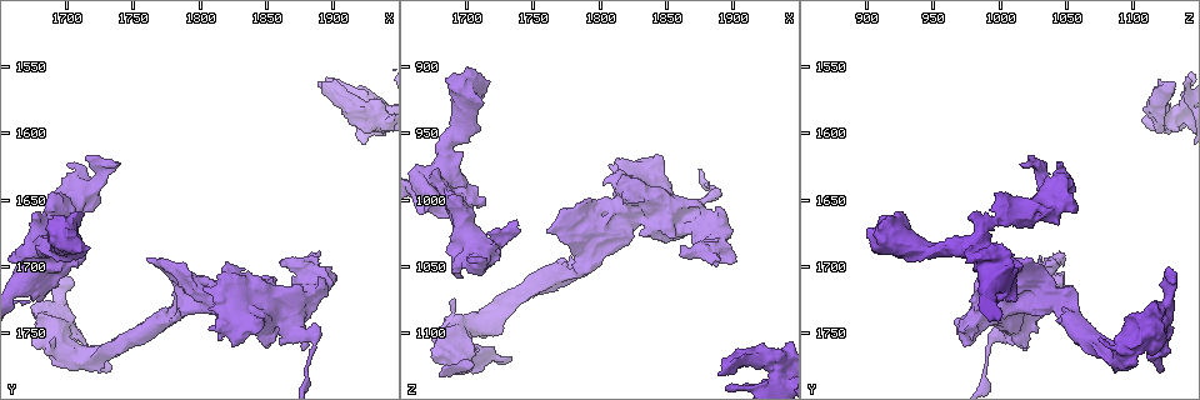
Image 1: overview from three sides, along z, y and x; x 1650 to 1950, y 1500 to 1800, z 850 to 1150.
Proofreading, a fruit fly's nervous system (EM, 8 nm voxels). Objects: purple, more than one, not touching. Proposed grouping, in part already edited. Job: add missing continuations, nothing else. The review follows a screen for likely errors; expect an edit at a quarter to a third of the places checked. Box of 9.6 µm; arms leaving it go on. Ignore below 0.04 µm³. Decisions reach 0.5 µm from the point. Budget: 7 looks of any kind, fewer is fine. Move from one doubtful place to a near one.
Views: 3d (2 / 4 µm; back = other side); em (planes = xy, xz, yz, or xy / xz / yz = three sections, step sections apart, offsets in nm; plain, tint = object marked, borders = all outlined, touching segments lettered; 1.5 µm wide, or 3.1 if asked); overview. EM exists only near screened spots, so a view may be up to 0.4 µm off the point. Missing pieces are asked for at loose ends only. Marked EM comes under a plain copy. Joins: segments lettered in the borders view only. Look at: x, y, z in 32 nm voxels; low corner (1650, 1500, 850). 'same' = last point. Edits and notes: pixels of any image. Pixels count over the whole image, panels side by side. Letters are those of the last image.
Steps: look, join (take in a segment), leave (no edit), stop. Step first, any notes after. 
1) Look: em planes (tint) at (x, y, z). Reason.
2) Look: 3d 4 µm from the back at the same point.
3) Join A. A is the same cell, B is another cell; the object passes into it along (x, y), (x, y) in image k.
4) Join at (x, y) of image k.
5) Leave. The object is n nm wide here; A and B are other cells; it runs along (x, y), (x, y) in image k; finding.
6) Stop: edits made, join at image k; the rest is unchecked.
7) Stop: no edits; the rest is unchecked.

Look: em planes (borders) at (1692, 1668, 1046). Thick end.

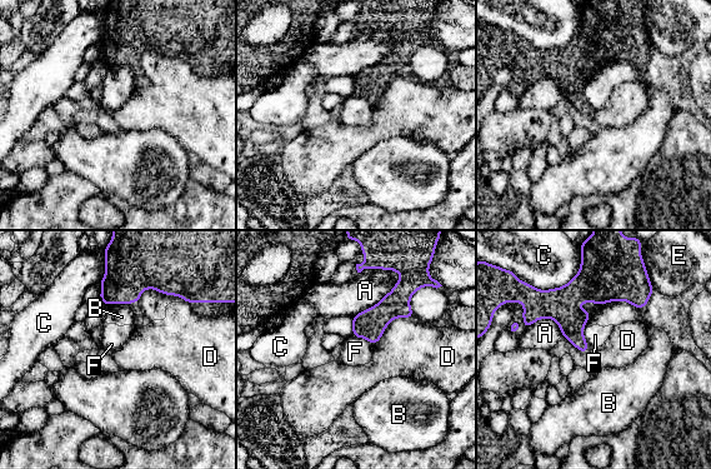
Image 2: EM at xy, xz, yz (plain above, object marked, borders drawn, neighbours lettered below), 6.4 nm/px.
Leave. A, B, C, D, E and F are other cells; it runs along (646, 295), (577, 290), (527, 322) in image 2; none of them fits.

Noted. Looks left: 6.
Look: 3d 2 µm at (1794, 1704, 1000). Free end.

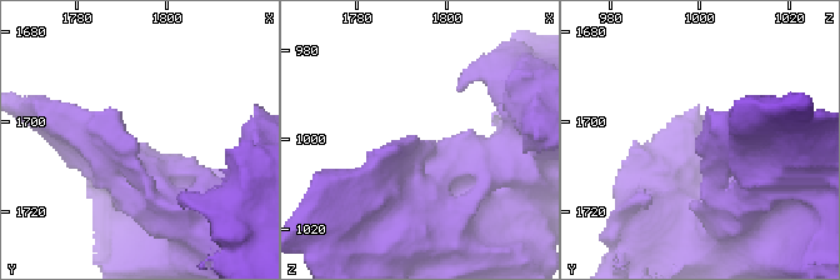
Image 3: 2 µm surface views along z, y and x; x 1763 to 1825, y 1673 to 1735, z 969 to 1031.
Look: em xz step 8 (borders) at (1793, 1706, 999). Need the tissue.

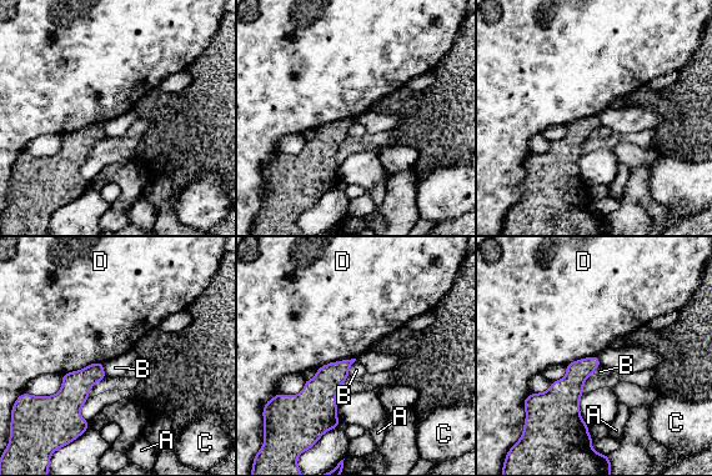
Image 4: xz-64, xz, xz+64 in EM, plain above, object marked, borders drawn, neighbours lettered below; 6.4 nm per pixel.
Look: em planes (borders) at the same point.

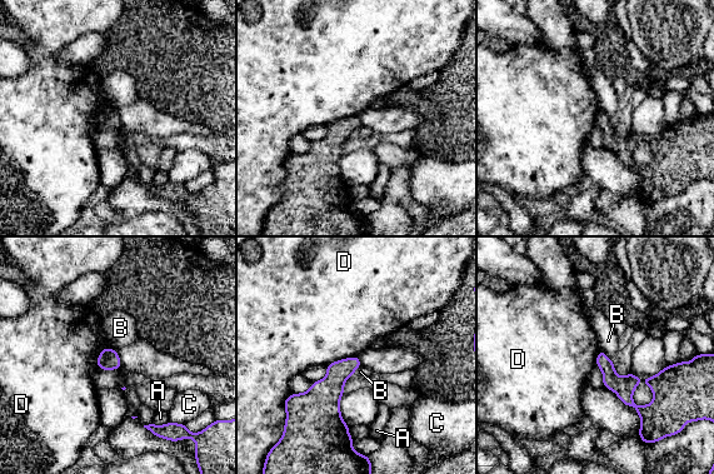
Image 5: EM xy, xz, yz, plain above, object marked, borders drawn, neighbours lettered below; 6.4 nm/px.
Leave. The longest contact is with D, 220 nm; A, B, C and D are other cells; it runs along (599, 358), (618, 380), (660, 380), (672, 370) in image 5; no lettered segment goes on from it.

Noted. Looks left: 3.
Look: em planes (borders) at (1888, 1564, 1132). Stops while still wide.

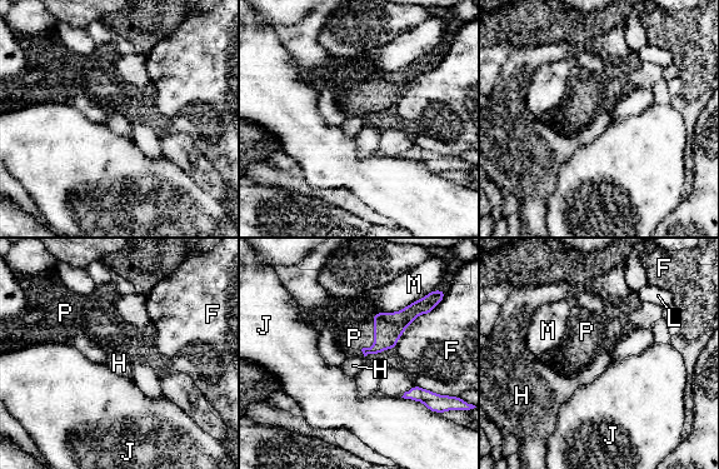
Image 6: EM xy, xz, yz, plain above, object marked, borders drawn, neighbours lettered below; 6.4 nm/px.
Join P. P is the same cell, F, H, J, L and M are other cells; the object passes into it along (388, 327), (374, 344), (354, 338) in image 6; the neuron continues.

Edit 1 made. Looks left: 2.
Stop: edits made, join at image 6; the rest is unchecked.

